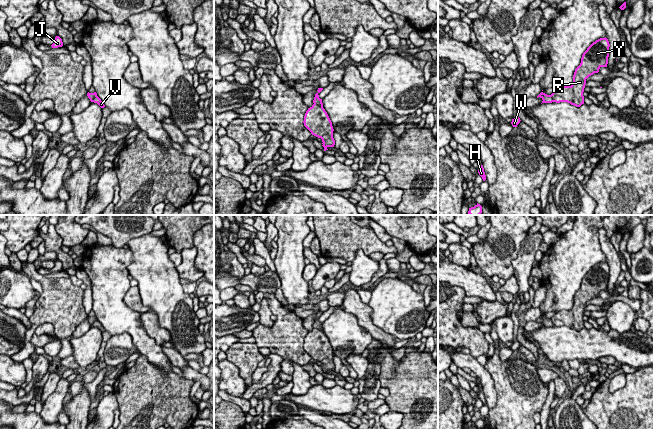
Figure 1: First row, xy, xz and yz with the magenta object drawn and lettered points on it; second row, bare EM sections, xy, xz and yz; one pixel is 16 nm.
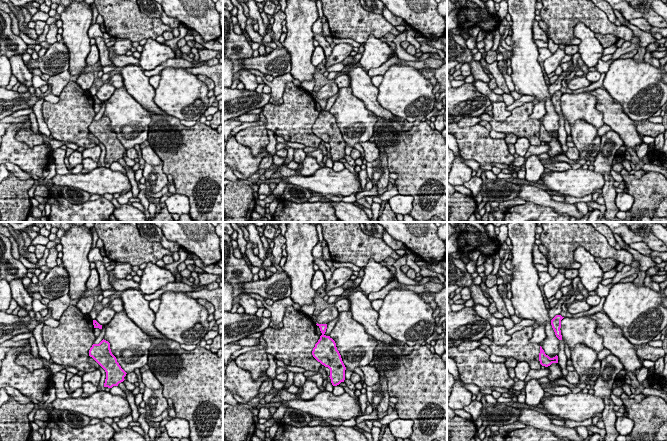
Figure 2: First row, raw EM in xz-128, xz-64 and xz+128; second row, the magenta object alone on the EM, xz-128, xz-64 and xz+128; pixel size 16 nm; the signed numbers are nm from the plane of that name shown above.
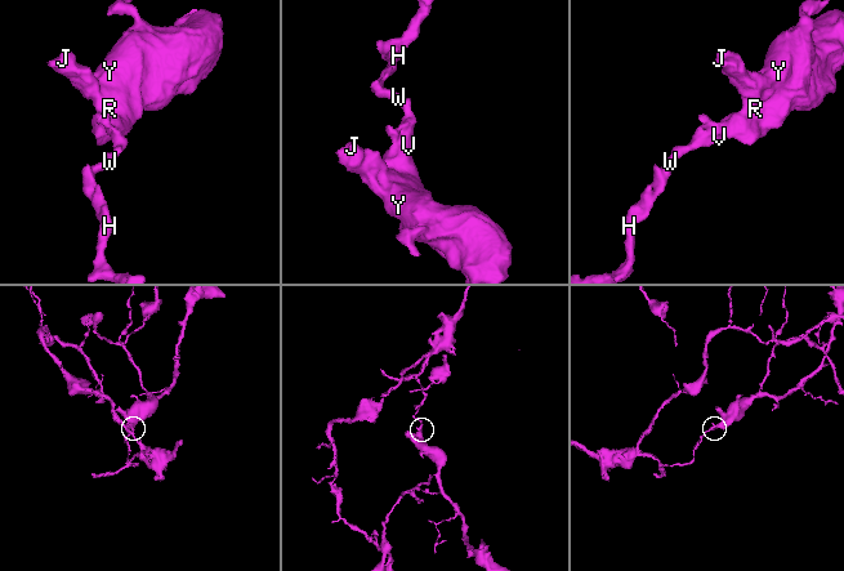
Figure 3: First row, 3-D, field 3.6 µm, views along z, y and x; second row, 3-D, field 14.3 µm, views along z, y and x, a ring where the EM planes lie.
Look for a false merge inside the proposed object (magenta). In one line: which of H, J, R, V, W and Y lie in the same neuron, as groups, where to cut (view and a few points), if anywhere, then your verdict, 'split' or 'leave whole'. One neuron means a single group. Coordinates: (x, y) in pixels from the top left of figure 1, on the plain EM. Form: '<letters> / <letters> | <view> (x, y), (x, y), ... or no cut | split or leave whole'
H V W / J R Y | xz (314, 327), (322, 331) | split

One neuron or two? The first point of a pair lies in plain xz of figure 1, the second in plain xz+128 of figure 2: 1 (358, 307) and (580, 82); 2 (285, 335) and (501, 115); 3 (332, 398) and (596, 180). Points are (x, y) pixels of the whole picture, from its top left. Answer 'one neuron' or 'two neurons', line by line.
1: two neurons
2: two neurons
3: one neuron

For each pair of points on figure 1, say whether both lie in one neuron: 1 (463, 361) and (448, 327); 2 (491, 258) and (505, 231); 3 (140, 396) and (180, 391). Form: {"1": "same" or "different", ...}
{"1": "different", "2": "same", "3": "same"}

